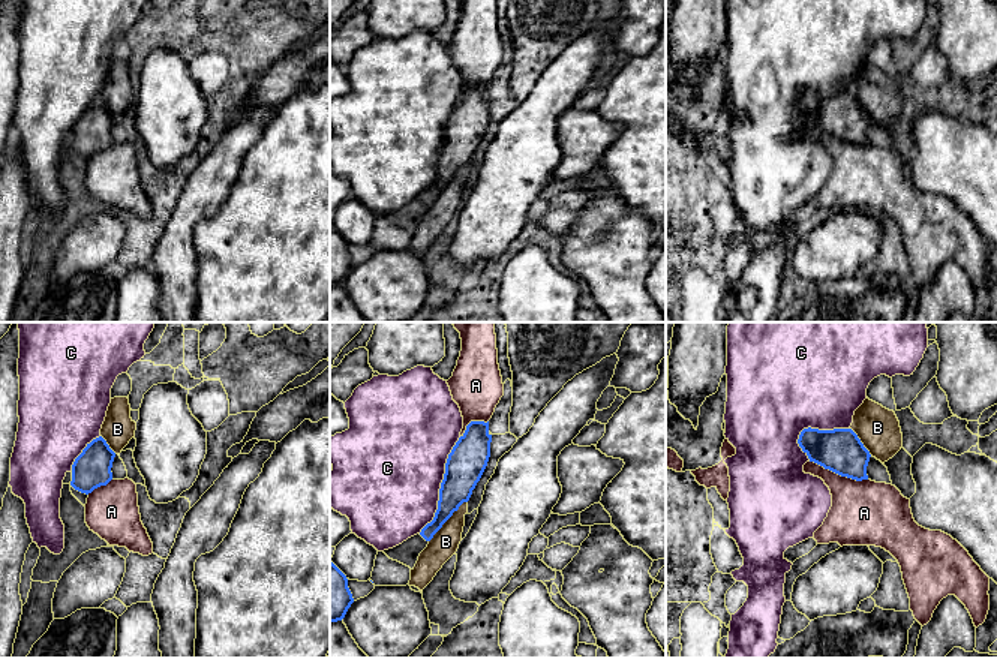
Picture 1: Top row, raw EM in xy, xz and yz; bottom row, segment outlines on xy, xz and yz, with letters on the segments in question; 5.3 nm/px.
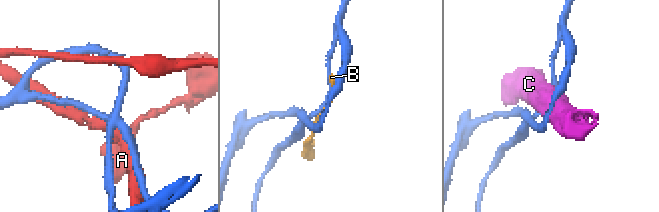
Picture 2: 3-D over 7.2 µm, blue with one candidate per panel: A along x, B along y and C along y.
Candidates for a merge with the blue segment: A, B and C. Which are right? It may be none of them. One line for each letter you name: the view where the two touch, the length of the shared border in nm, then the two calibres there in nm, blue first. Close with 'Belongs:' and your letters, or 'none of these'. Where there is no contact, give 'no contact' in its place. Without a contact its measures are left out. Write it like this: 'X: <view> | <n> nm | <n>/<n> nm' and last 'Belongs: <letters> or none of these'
Belongs: none of these

